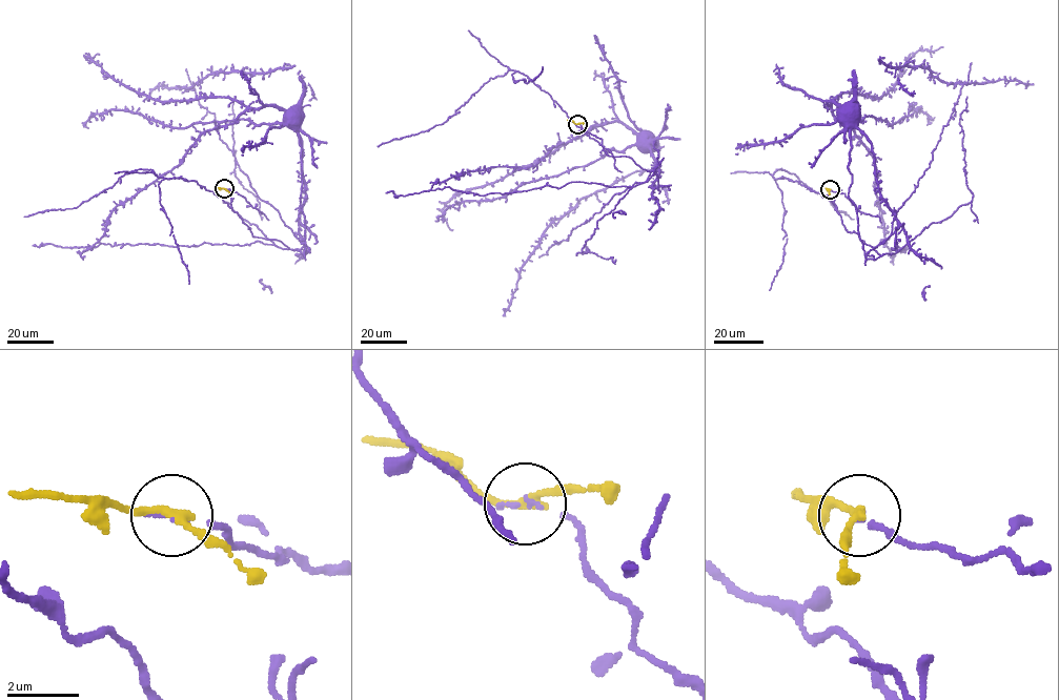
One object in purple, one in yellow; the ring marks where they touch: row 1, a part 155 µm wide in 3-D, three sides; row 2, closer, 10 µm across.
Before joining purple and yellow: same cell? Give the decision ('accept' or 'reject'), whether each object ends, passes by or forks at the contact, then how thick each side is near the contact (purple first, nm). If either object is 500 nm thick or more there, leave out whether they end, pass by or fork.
accept; purple ends there; yellow passes by; 100 nm thick on the purple side, 200 nm on the other

